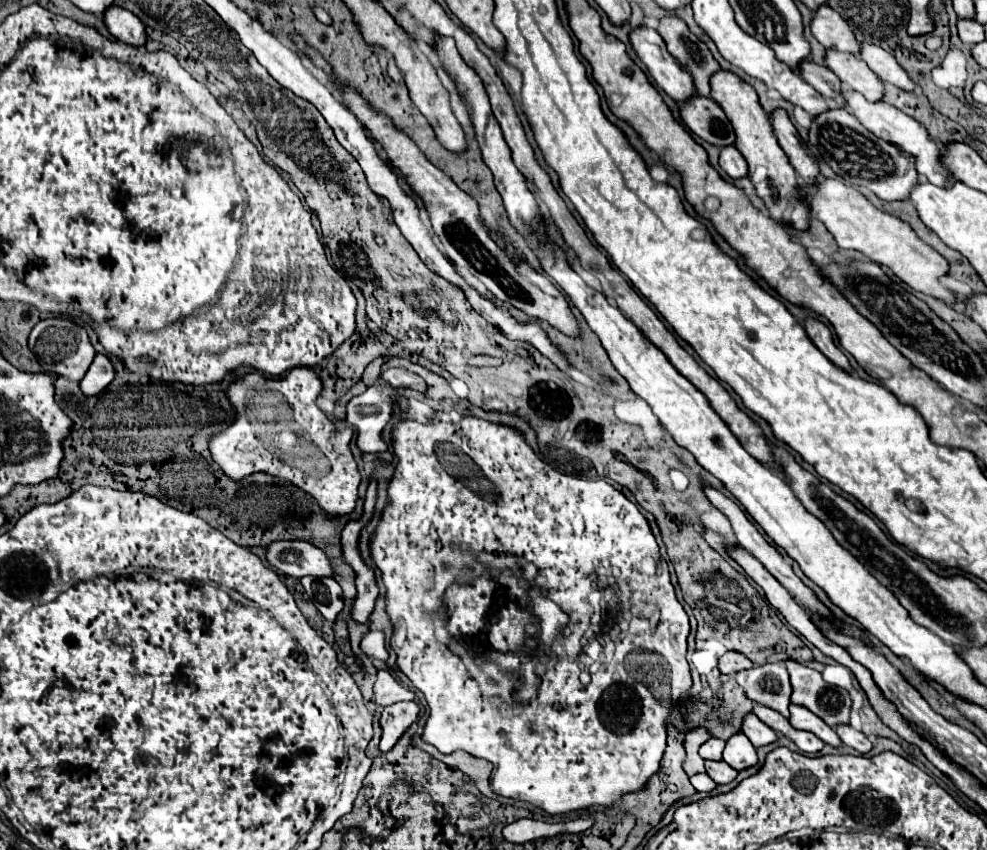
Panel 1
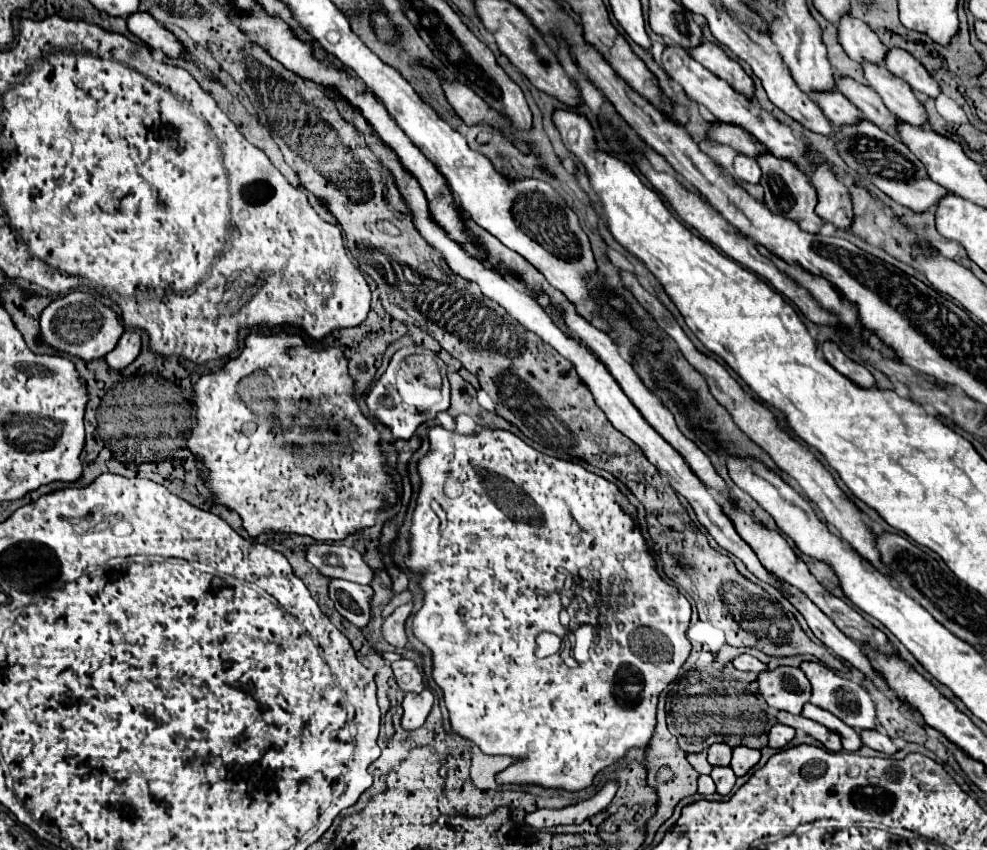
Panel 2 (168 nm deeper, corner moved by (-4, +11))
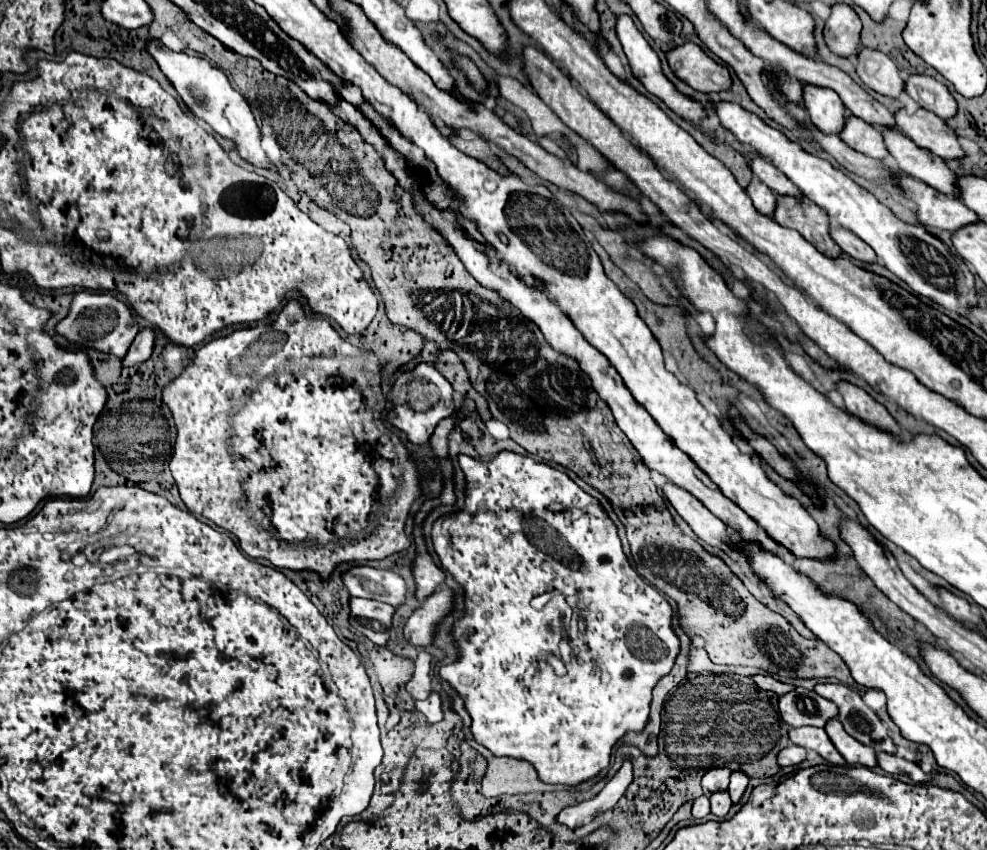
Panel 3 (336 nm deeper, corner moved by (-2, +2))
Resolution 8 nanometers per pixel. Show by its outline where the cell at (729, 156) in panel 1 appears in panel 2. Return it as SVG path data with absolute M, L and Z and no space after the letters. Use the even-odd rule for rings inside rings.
M736 154L734 158L734 174L736 178L748 182L748 184L760 184L760 166L754 158L748 158L748 156L742 156L742 154Z

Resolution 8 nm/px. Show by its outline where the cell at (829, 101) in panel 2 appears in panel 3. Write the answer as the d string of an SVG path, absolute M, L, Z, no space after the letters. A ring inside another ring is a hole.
M856 115L846 117L846 123L844 123L842 131L838 133L838 137L848 147L852 147L852 149L856 149L868 157L874 157L874 159L888 157L888 149L884 145L880 131Z

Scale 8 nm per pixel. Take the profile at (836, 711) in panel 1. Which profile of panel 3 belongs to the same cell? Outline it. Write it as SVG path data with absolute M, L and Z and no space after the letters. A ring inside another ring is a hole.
M818 683L814 691L820 697L836 703L838 707L836 719L842 723L846 733L852 735L856 741L874 747L876 751L886 751L886 753L896 751L880 717L862 701L858 691L842 683Z

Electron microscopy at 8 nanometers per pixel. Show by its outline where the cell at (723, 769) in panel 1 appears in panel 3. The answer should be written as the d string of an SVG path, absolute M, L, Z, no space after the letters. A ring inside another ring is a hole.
M714 791L710 795L710 805L712 805L712 815L716 815L718 819L724 819L732 805L728 791Z

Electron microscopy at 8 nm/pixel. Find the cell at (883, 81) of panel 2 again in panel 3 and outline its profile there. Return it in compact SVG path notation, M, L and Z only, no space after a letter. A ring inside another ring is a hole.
M898 109L894 113L896 127L900 133L910 137L918 147L924 147L936 153L942 159L962 157L964 151L958 143L956 133L946 125L944 119L918 109L916 113L908 113L906 109Z

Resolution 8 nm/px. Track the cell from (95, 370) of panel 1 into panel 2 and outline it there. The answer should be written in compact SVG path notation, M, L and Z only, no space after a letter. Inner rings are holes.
M124 332L118 346L106 356L106 362L112 370L122 370L130 362L136 360L142 348L142 336L138 332Z

